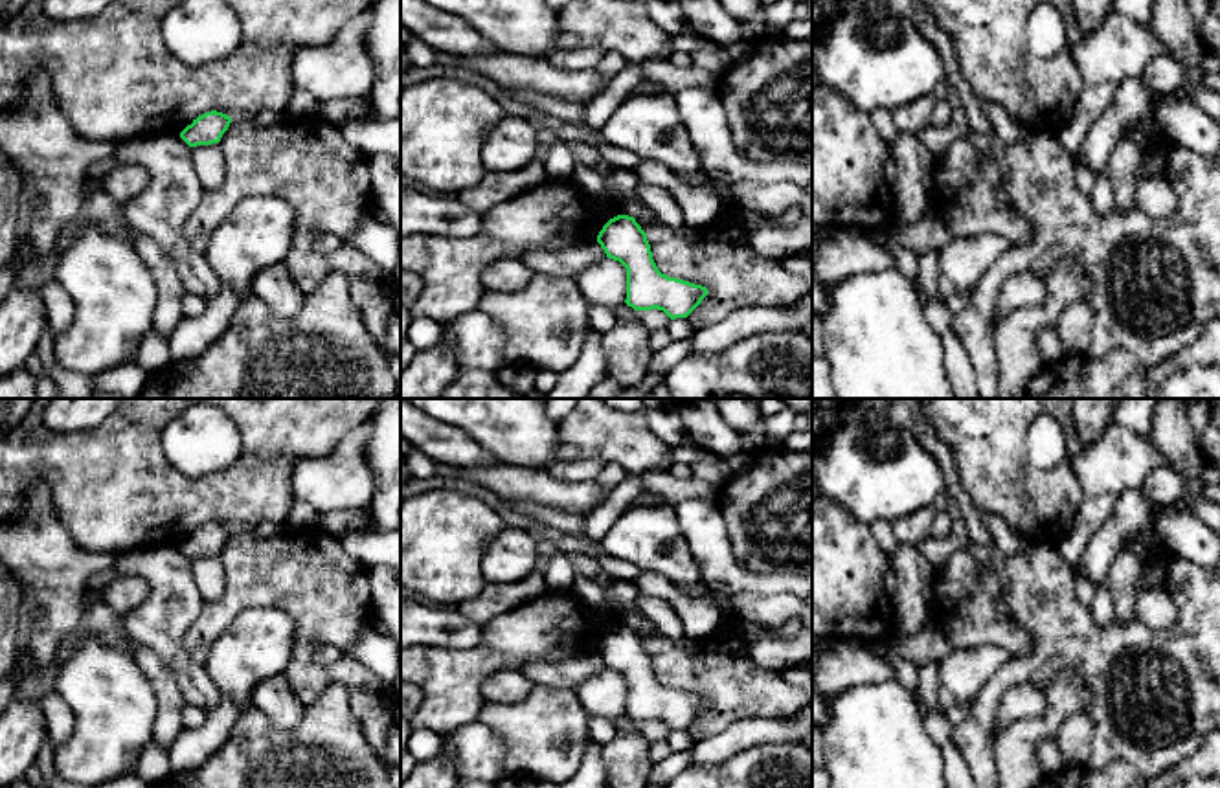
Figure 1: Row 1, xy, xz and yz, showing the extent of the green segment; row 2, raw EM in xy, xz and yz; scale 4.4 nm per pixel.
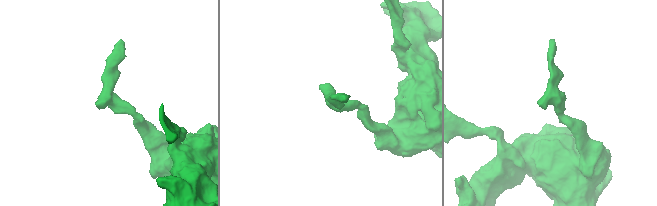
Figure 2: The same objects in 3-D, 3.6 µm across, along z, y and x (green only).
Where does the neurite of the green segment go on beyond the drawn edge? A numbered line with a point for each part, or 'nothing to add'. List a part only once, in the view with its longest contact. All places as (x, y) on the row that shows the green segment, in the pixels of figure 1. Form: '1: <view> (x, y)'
nothing to add

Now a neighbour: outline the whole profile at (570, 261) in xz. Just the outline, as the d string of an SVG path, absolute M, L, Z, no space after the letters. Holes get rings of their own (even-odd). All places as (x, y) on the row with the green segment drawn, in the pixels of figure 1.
M588 241L581 246L557 250L527 250L520 259L533 272L575 279L582 270L601 263L604 255L597 241Z

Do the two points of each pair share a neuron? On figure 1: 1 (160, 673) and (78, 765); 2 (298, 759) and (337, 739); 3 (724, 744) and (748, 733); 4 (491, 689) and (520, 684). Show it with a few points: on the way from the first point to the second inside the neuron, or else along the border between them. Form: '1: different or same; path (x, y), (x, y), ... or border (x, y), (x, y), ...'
1: different; border (125, 649), (155, 697), (155, 724), (151, 728)
2: same; path (307, 759), (316, 759), (327, 748)
3: same; path (730, 741), (743, 733)
4: same; path (498, 689), (513, 686)

